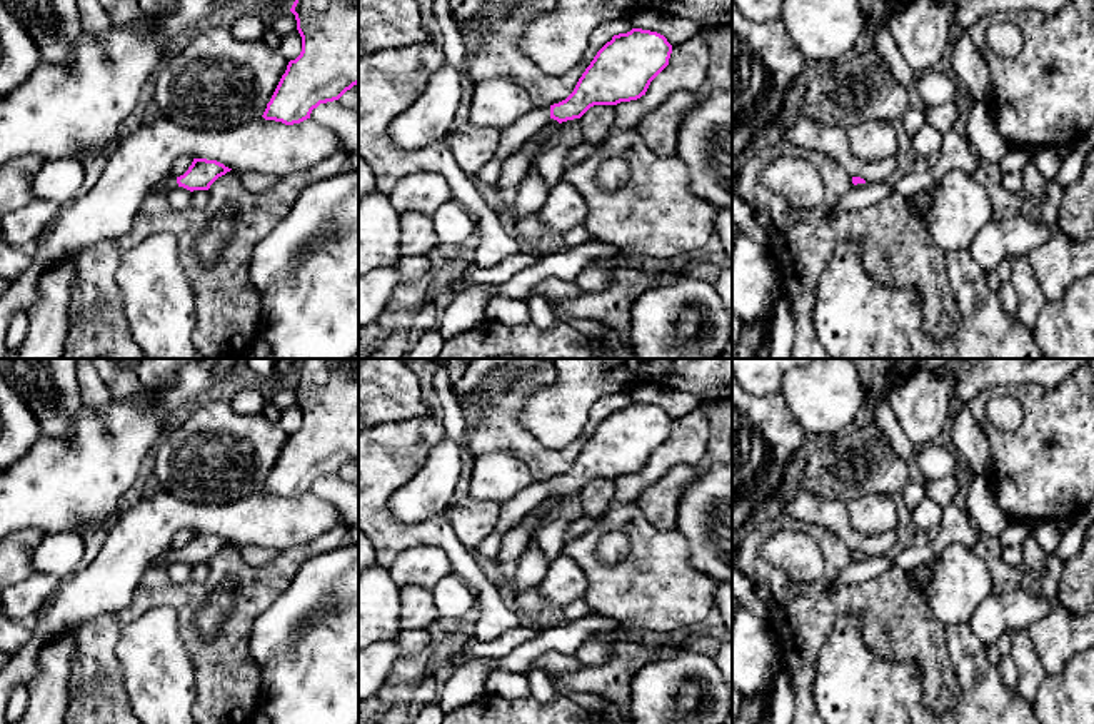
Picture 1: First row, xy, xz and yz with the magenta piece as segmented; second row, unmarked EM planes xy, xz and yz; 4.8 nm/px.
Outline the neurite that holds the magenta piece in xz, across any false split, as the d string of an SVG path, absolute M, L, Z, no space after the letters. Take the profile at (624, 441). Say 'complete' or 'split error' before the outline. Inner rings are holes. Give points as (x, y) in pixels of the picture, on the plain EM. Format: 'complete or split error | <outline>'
split error | M632 402L614 409L594 430L574 465L550 480L535 480L500 504L495 534L505 535L535 510L550 492L580 492L594 479L617 479L645 469L650 455L669 439L672 419L657 405Z

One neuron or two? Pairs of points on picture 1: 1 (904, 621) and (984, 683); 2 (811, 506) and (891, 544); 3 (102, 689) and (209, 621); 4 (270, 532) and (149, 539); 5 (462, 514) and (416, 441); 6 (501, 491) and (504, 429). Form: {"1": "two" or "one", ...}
{"1": "two", "2": "one", "3": "two", "4": "one", "5": "two", "6": "two"}

